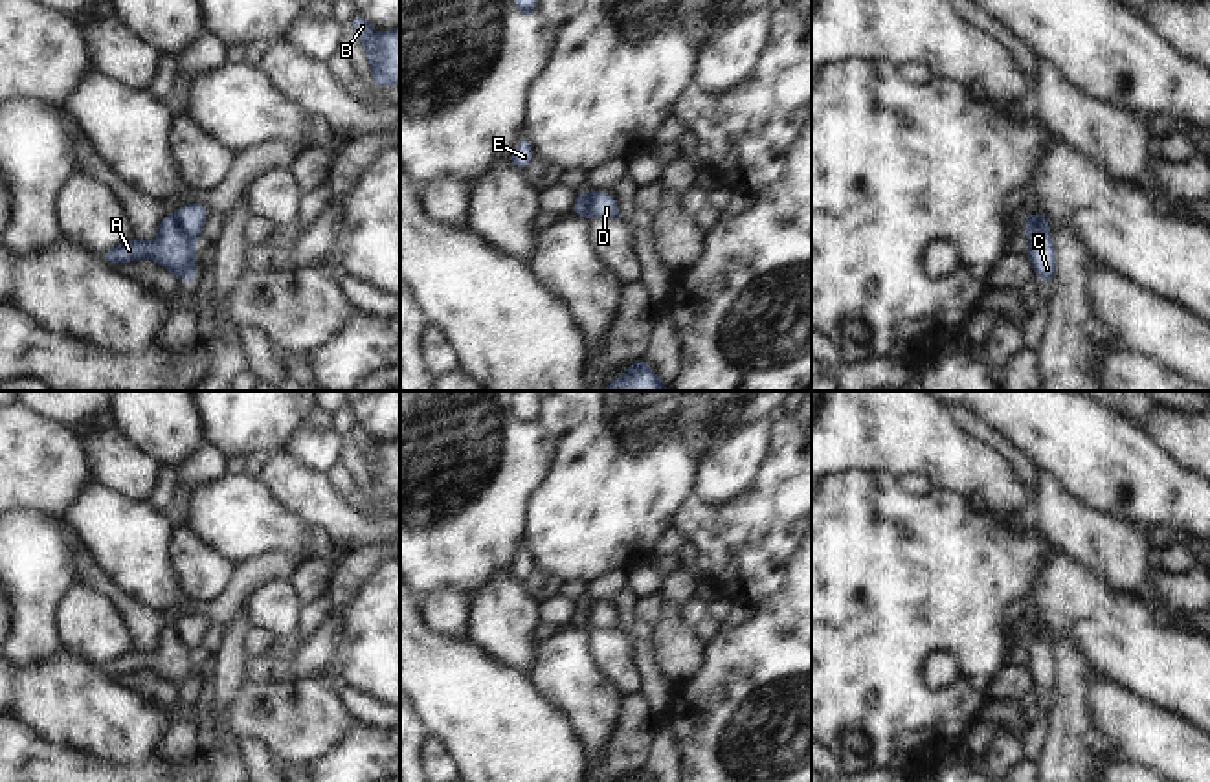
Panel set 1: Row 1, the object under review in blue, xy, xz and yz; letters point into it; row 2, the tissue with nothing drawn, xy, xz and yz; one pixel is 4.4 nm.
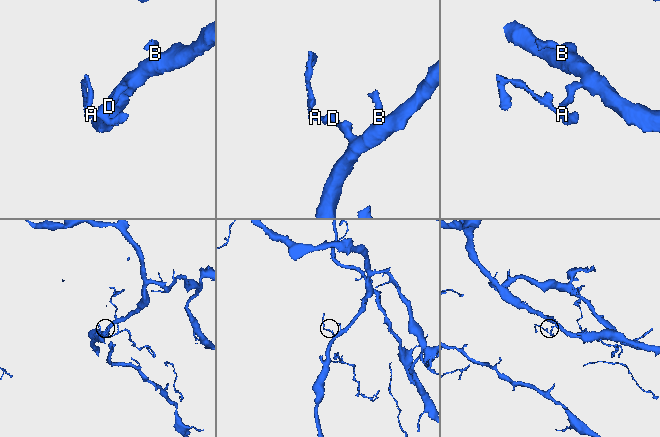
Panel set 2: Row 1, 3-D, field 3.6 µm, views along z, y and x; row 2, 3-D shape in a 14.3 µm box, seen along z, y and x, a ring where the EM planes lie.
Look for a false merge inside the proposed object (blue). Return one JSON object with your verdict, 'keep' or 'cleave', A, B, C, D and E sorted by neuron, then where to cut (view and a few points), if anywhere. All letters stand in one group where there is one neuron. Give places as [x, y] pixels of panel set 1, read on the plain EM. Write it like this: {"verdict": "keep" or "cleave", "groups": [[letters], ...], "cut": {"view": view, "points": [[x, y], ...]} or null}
{"verdict": "cleave", "groups": [["A", "C", "E"], ["B", "D"]], "cut": {"view": "xy", "points": [[173, 626], [193, 659]]}}

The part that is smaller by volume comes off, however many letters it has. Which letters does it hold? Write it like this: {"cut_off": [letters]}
{"cut_off": ["A", "C", "E"]}

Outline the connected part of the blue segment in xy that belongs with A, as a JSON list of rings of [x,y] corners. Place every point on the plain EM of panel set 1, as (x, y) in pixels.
[[[165,626],[162,630],[160,642],[154,652],[141,654],[138,650],[130,650],[129,654],[123,654],[101,665],[101,670],[108,674],[130,674],[143,668],[160,674],[165,683],[174,685],[189,696],[198,687],[193,677],[195,659],[180,641],[174,626]]]

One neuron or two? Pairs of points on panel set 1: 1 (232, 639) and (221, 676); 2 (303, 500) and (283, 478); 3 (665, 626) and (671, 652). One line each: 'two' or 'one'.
1: one
2: one
3: one

